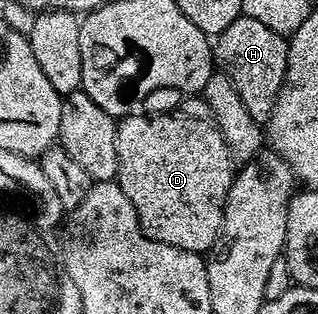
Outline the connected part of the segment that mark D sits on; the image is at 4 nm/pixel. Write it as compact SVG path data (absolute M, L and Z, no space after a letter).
M188 96L183 99L177 110L169 114L156 114L147 118L140 112L133 112L119 119L116 128L116 155L118 168L115 181L119 182L122 192L134 204L145 230L160 242L174 248L211 251L224 223L224 205L234 177L232 154L226 140L214 120L214 112L204 102L203 97Z

